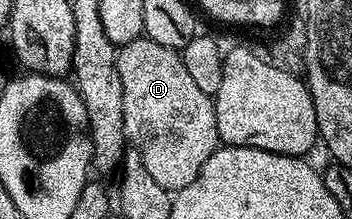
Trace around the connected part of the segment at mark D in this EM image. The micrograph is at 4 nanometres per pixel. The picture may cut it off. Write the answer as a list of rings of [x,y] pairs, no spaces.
[[[148,38],[120,45],[117,65],[123,82],[123,126],[128,143],[143,158],[151,178],[176,194],[199,178],[203,162],[219,147],[214,97],[199,90],[178,49],[159,46]]]

